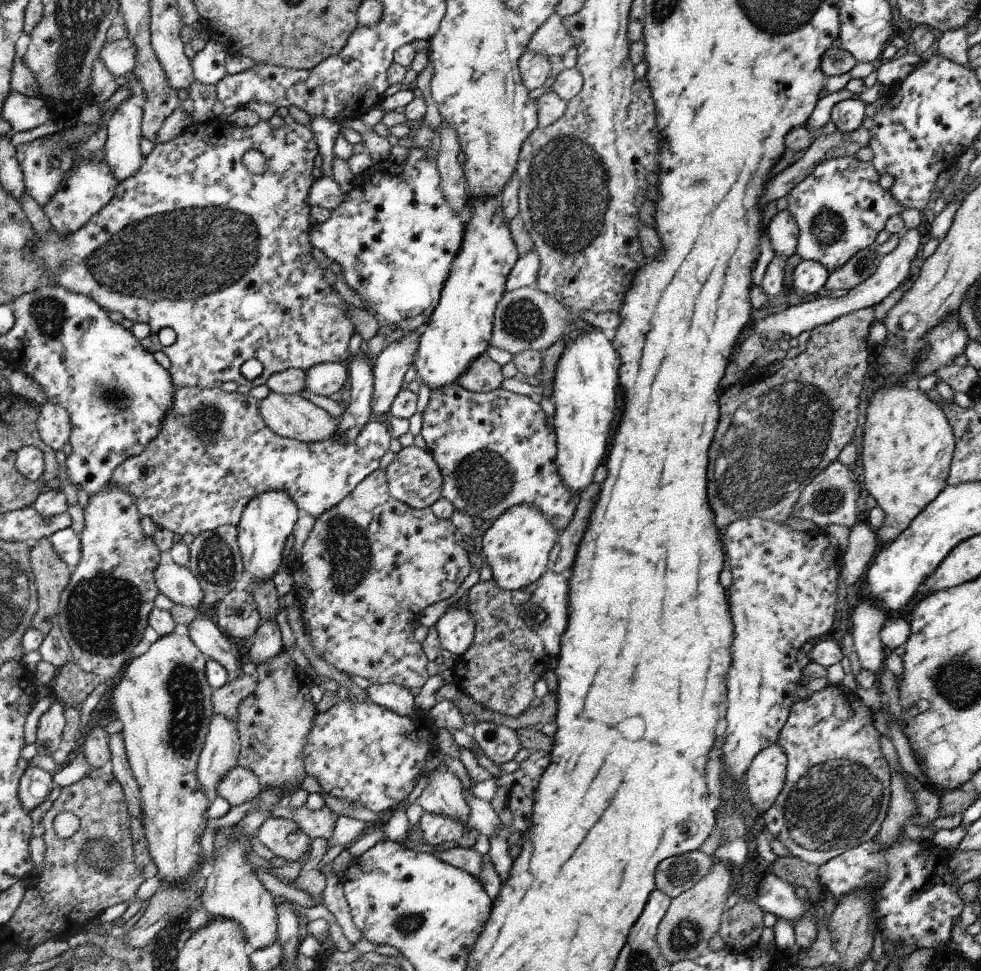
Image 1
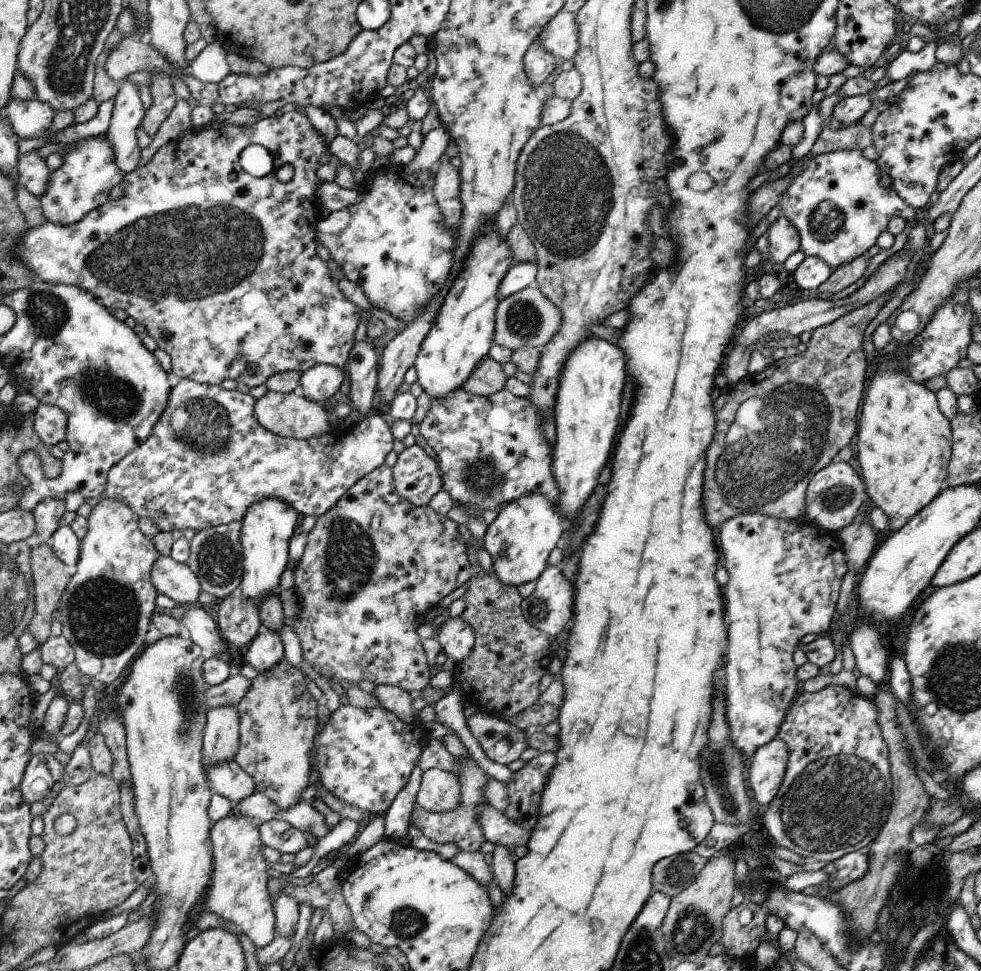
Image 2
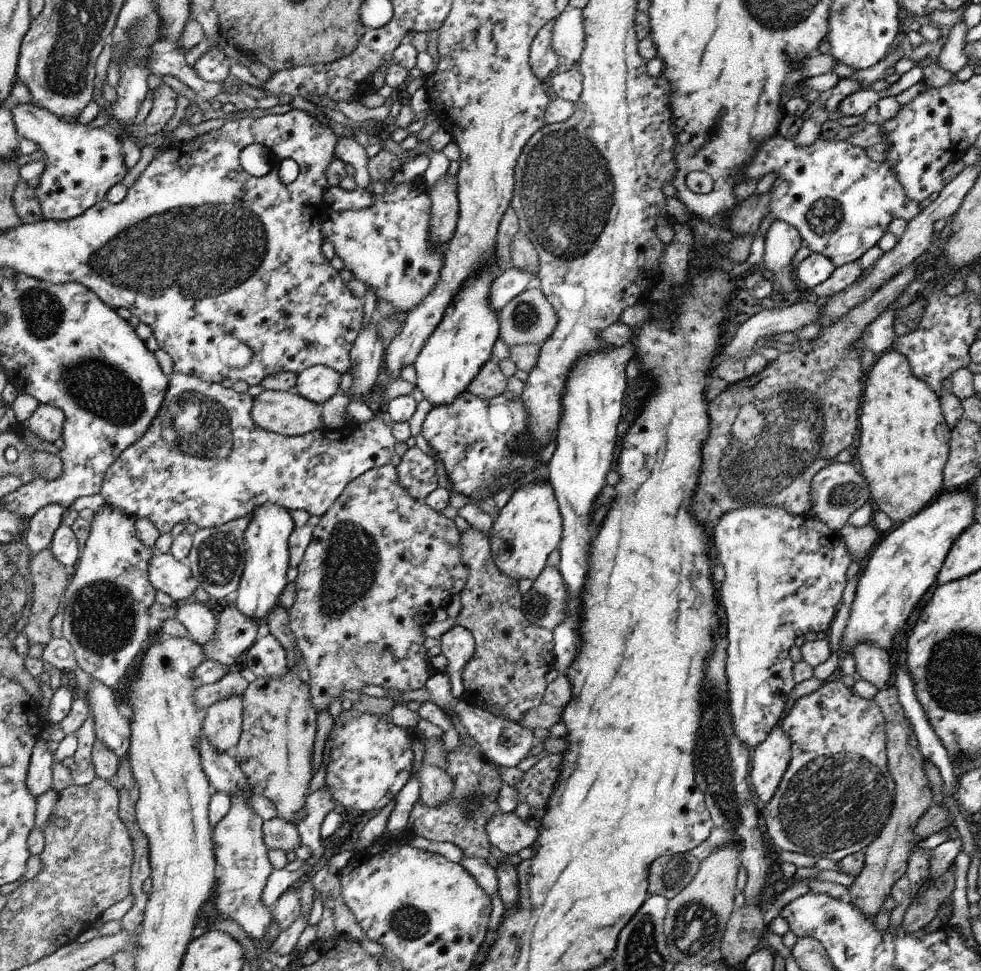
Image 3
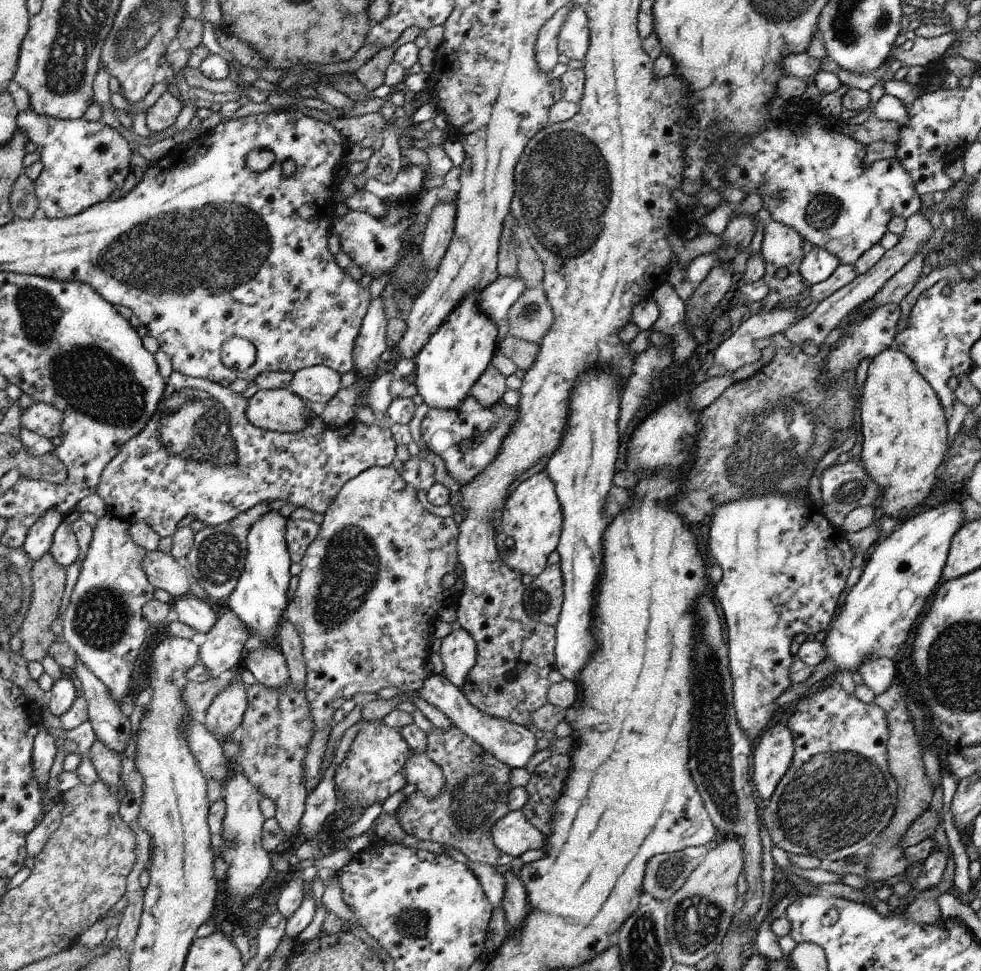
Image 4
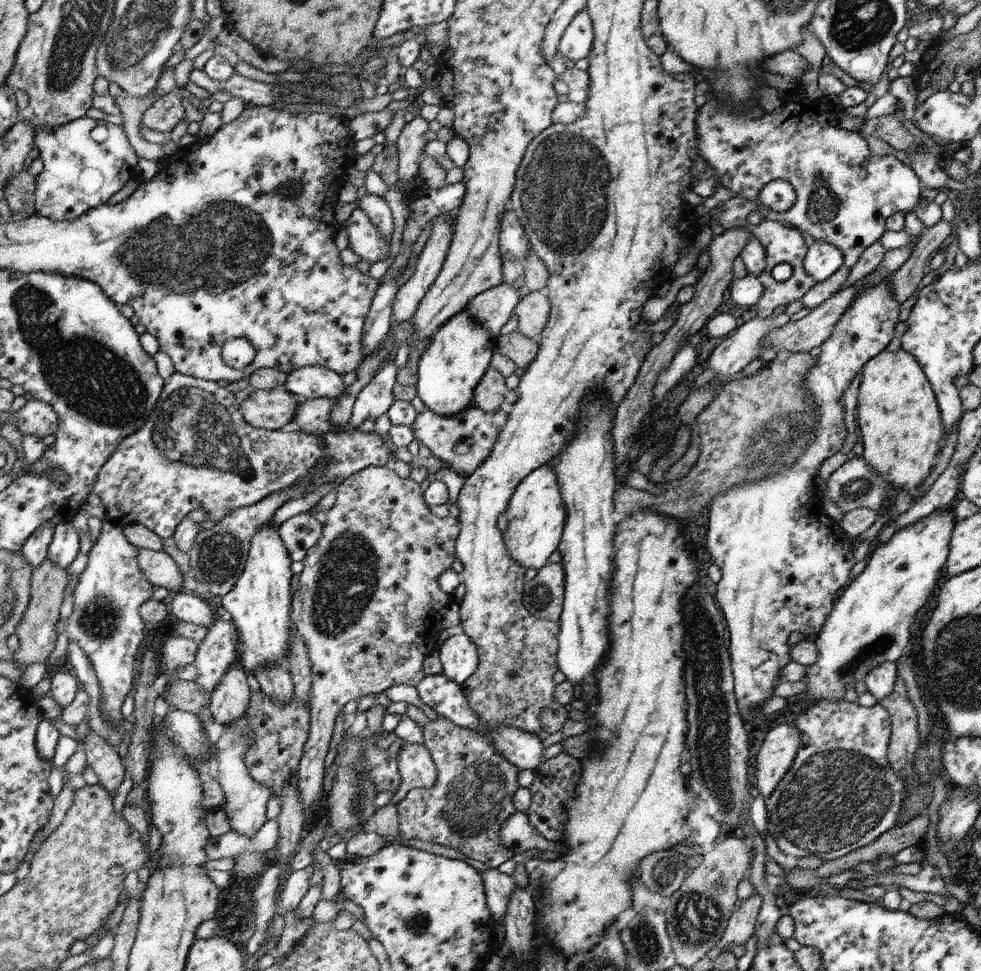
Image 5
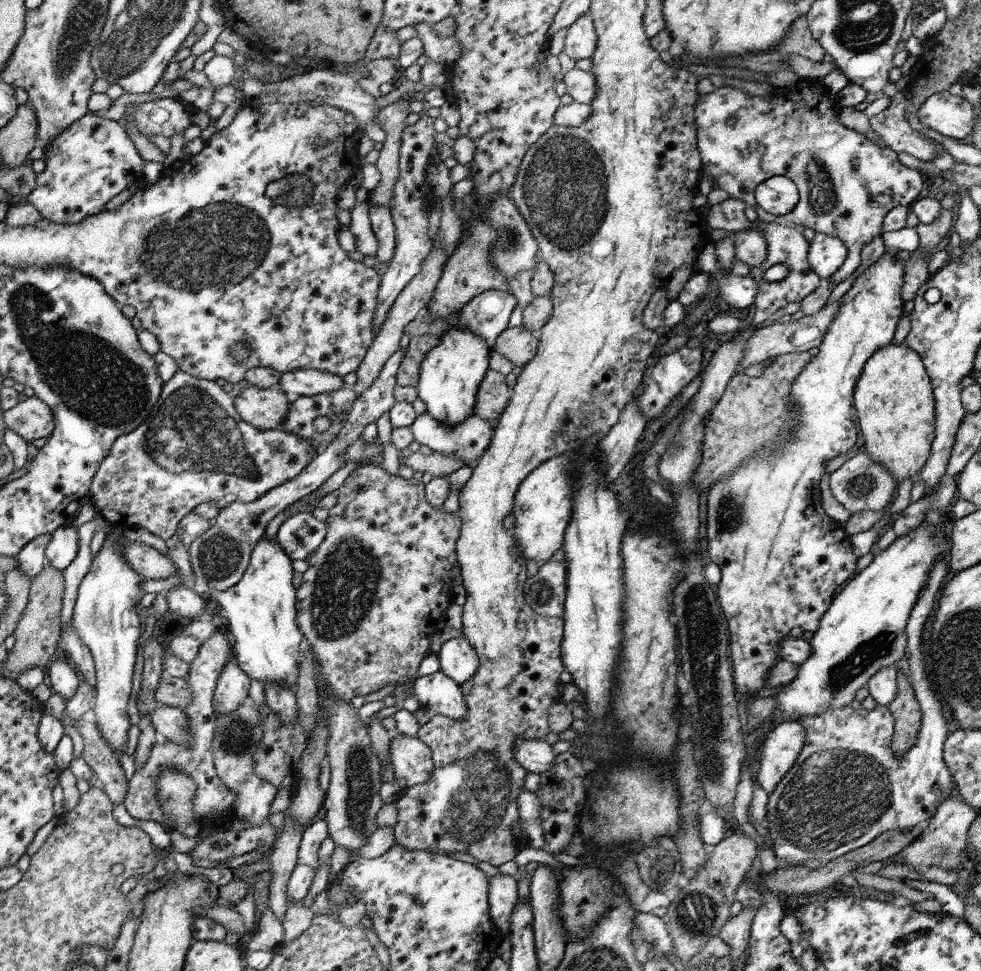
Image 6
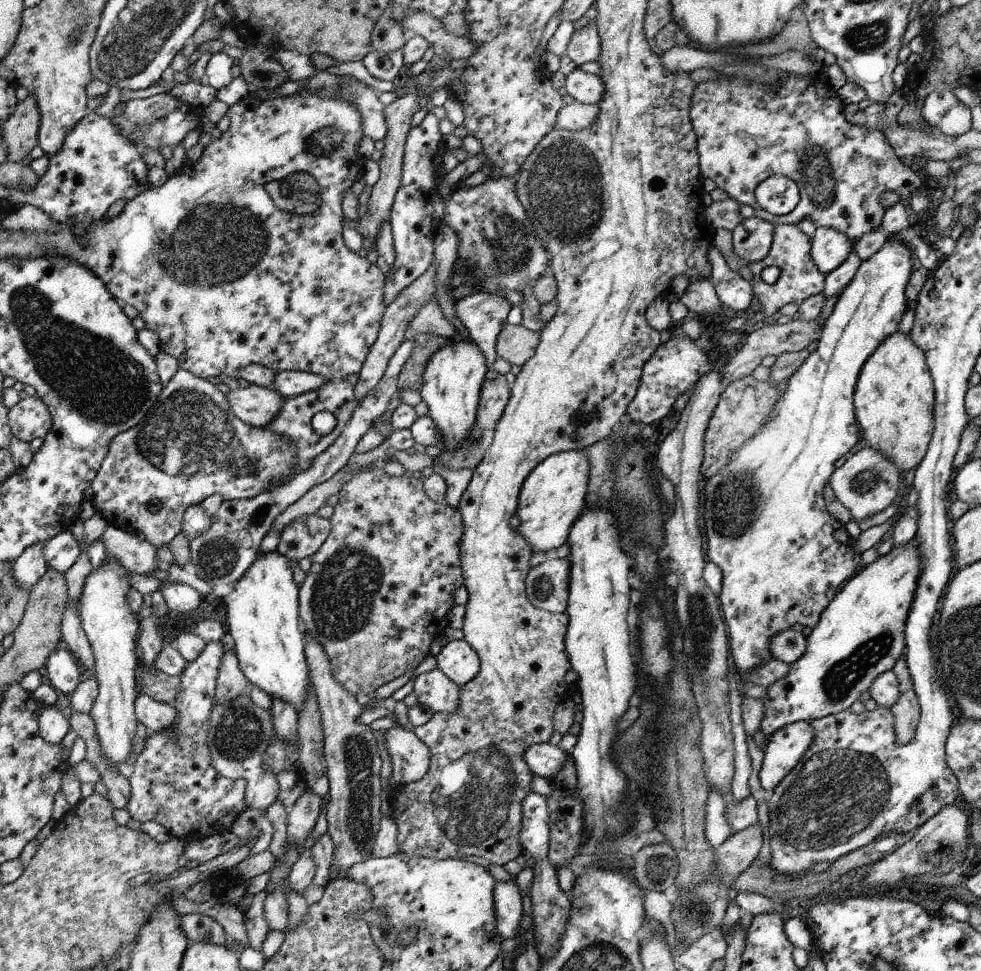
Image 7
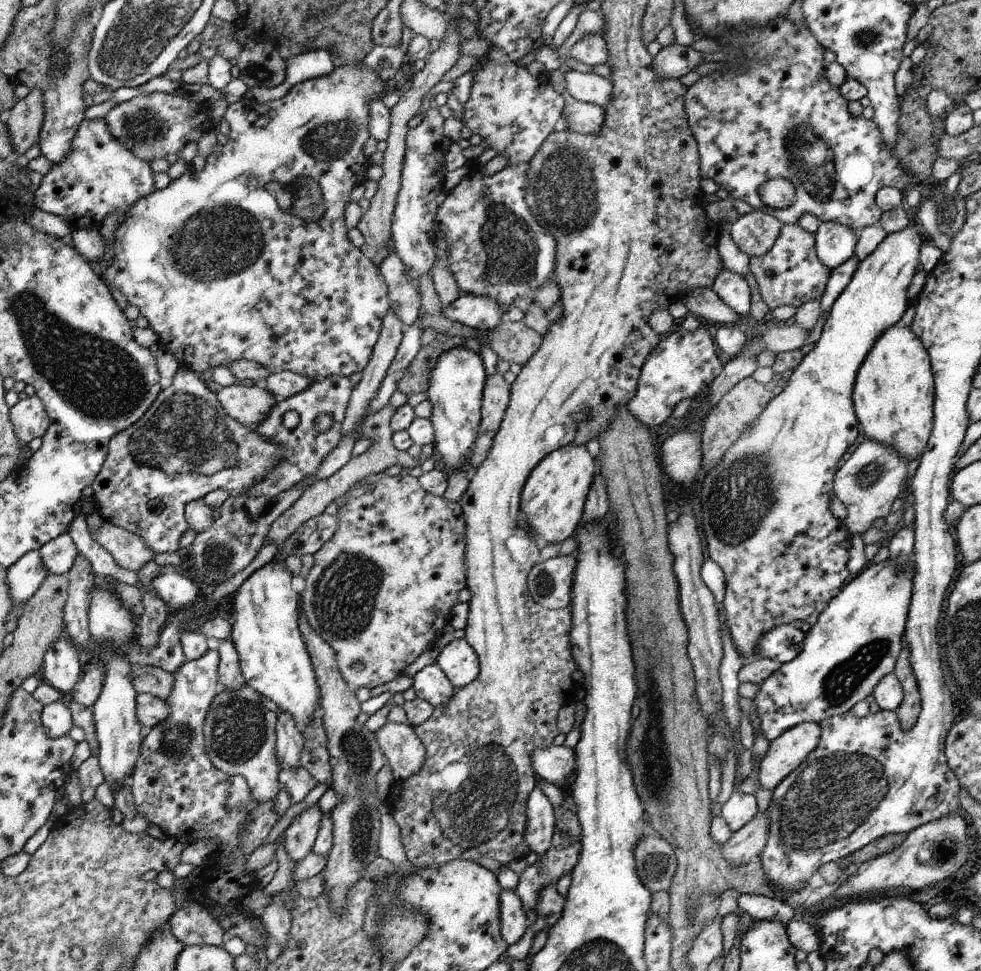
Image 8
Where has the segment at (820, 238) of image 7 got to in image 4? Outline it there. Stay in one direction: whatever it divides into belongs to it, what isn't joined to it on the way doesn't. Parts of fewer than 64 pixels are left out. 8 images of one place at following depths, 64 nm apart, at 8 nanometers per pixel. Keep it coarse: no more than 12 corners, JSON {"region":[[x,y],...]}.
{"region":[[813,246],[800,264],[811,286],[827,280],[840,260]]}

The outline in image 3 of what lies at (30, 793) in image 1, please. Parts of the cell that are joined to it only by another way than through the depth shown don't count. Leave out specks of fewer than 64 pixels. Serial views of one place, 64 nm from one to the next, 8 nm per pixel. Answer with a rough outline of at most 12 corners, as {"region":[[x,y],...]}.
{"region":[[37,740],[27,772],[27,788],[35,798],[54,788],[55,760]]}

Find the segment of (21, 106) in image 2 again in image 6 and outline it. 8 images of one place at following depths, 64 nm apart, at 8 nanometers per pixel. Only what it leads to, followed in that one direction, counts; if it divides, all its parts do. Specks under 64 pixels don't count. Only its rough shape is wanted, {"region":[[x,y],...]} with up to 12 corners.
{"region":[[92,113],[43,149],[27,200],[78,224],[145,163],[122,122]]}

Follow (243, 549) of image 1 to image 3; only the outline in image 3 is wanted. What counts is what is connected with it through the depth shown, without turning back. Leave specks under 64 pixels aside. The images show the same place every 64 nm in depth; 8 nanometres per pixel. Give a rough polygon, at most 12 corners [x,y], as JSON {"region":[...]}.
{"region":[[256,507],[229,599],[262,627],[286,586],[290,512]]}

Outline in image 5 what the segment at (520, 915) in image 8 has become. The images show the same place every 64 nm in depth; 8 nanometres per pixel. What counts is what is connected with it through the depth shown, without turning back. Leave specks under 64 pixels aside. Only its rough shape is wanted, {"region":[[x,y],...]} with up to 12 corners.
{"region":[[497,869],[480,874],[493,921],[502,923],[516,886]]}

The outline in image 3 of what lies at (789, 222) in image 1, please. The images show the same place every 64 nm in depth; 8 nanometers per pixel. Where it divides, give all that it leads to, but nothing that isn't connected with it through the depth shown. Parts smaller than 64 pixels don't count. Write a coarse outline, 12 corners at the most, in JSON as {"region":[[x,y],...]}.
{"region":[[776,219],[768,229],[761,266],[775,296],[802,289],[790,262],[803,245],[798,230]]}

